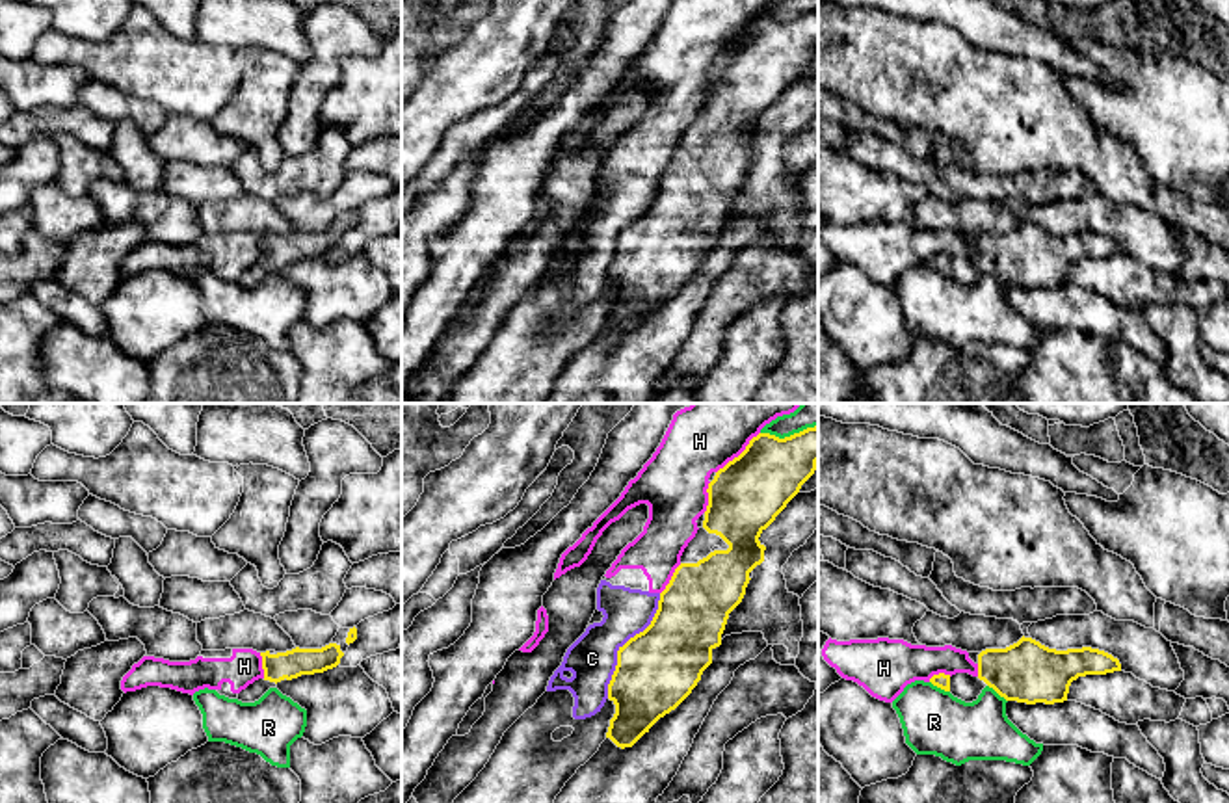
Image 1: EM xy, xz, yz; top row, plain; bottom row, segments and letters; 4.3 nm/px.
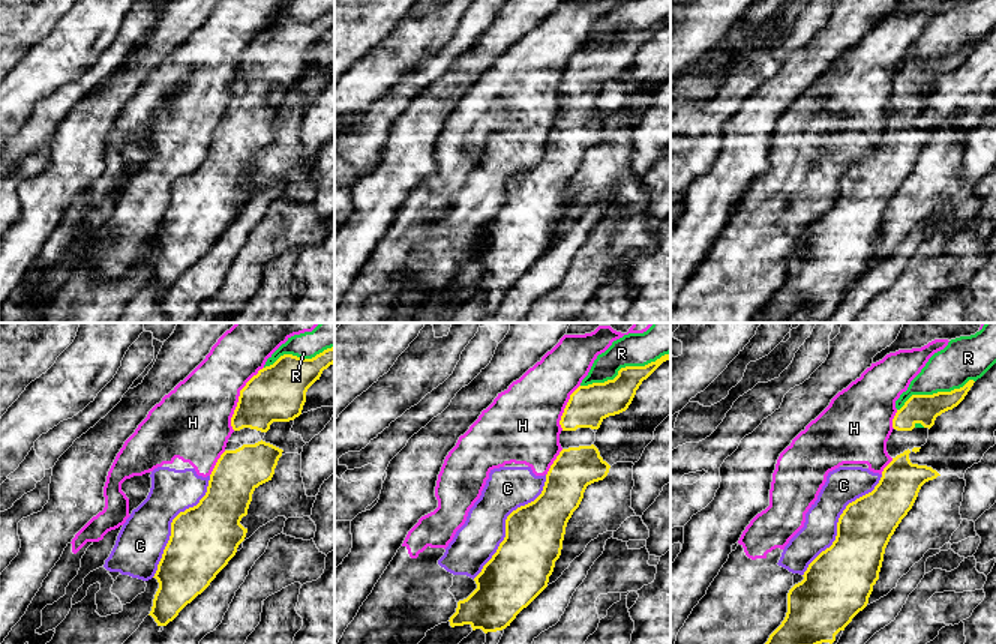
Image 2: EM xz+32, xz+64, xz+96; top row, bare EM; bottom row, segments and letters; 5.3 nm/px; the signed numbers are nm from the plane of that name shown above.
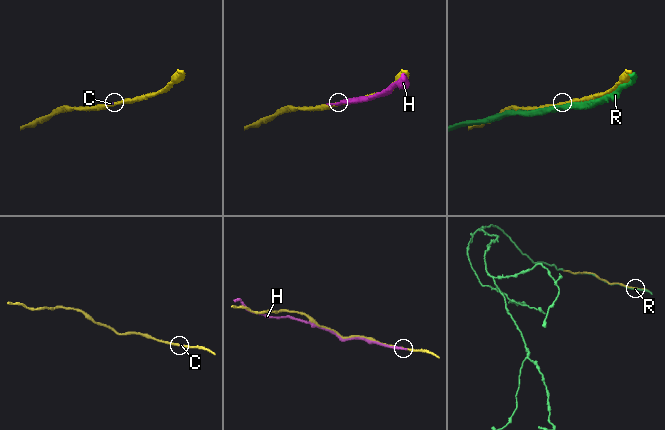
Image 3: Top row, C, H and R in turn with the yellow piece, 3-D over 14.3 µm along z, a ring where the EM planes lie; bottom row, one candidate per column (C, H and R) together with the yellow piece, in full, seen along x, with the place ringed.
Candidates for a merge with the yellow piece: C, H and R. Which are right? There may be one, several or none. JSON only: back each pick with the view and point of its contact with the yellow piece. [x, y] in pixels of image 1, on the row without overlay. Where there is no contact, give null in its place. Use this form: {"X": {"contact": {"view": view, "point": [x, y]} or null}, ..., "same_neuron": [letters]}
{"same_neuron": []}

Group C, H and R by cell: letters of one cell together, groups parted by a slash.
C H / R

